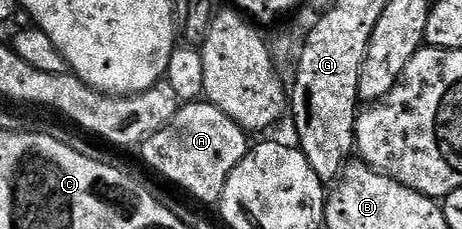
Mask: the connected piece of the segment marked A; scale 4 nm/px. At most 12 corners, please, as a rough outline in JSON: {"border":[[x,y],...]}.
{"border":[[185,102],[139,152],[216,205],[250,147],[208,102]]}

